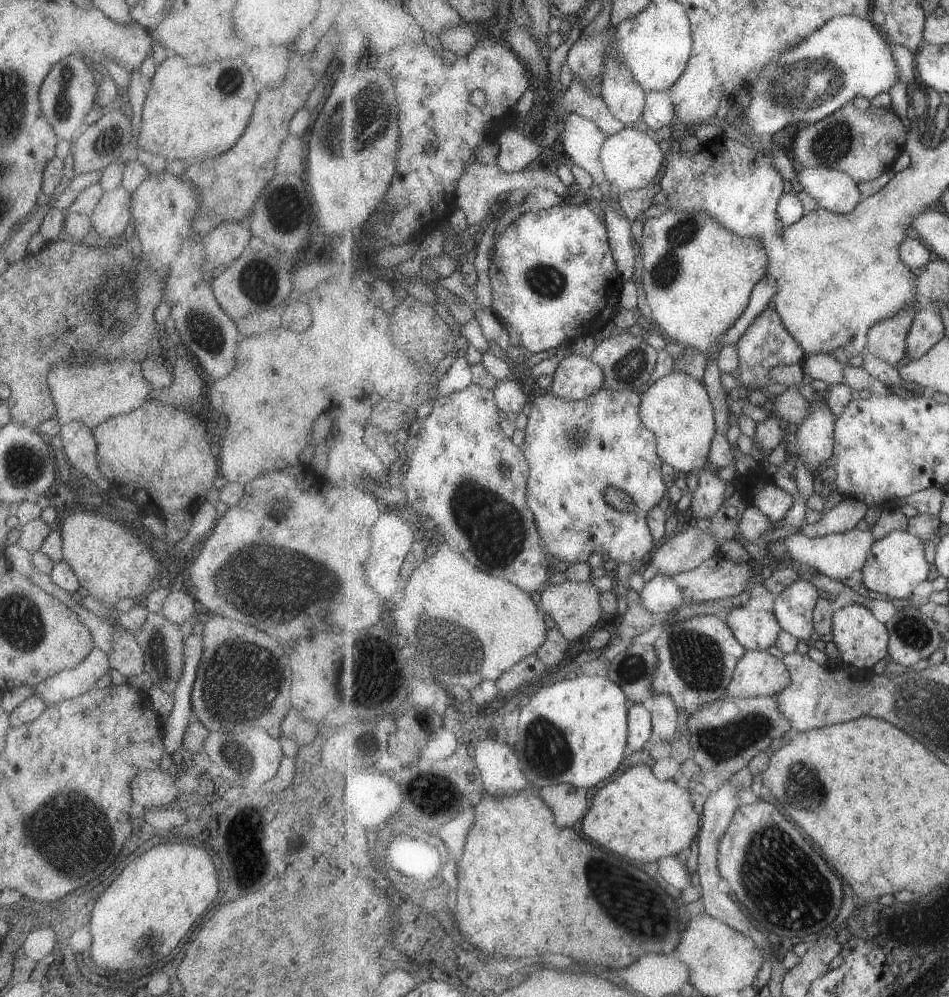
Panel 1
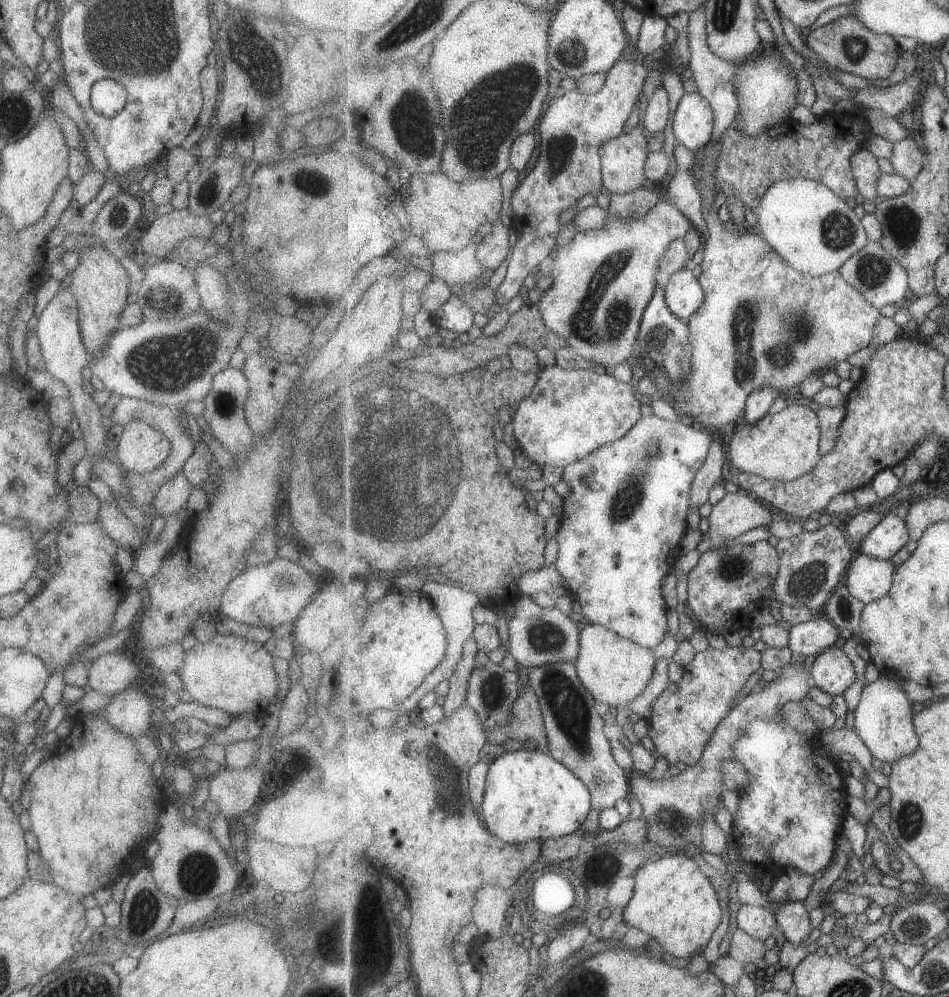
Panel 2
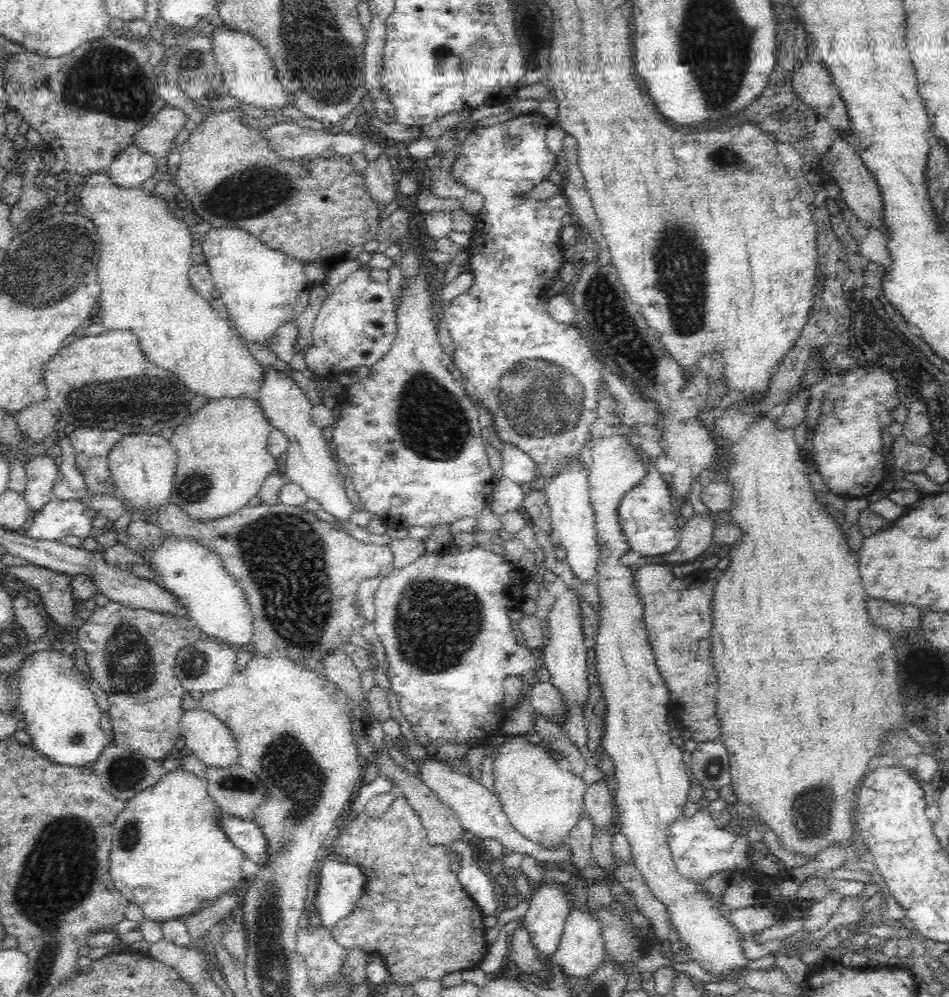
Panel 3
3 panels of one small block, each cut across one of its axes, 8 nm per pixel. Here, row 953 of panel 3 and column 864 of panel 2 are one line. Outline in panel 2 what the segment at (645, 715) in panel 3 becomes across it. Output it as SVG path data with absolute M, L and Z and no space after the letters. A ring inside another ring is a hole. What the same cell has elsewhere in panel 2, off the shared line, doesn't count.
M880 675L873 683L866 683L854 714L854 726L871 749L873 756L883 762L895 764L899 758L911 756L919 750L920 736L914 725L913 700L895 678Z

